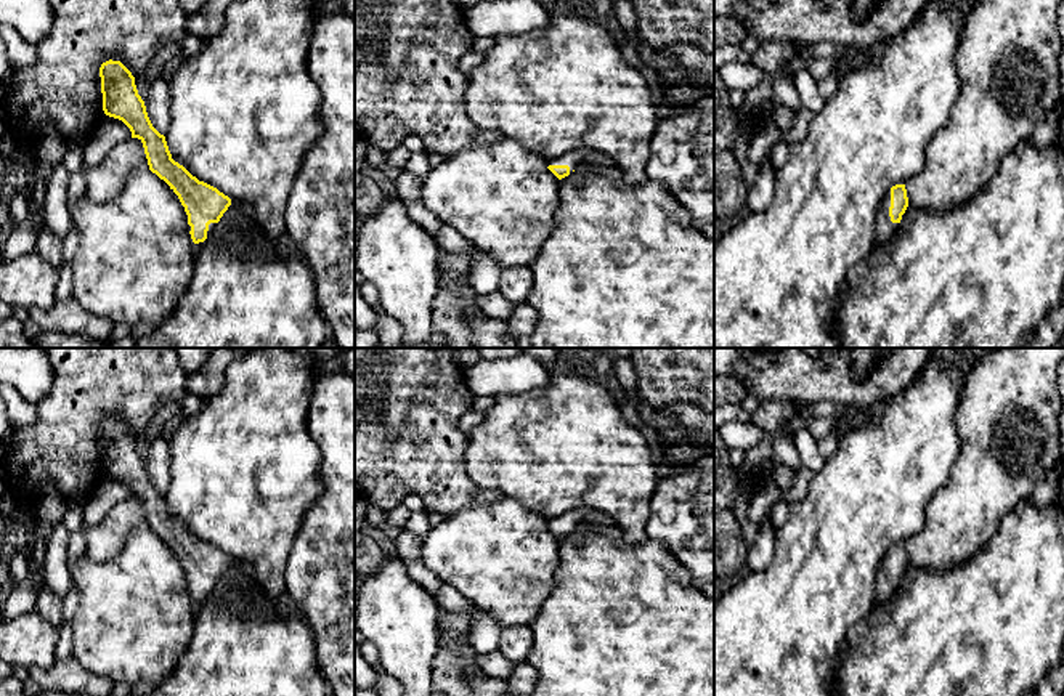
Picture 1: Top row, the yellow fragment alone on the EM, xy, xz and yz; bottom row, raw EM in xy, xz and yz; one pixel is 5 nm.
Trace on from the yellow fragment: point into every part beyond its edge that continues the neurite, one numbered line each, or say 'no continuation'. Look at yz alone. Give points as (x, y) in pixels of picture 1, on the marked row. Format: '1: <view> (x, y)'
1: yz (885, 228)

